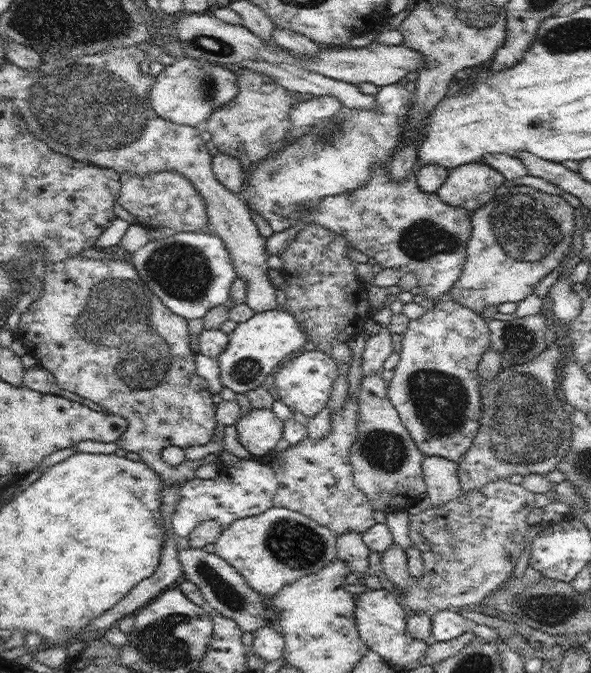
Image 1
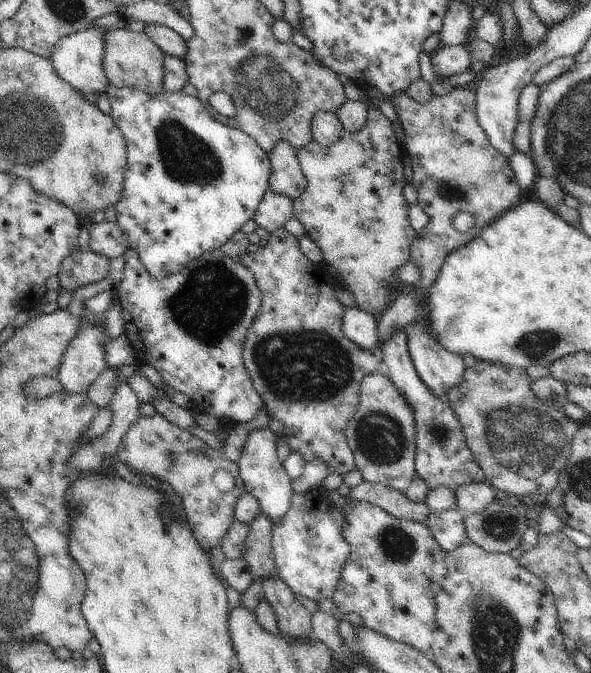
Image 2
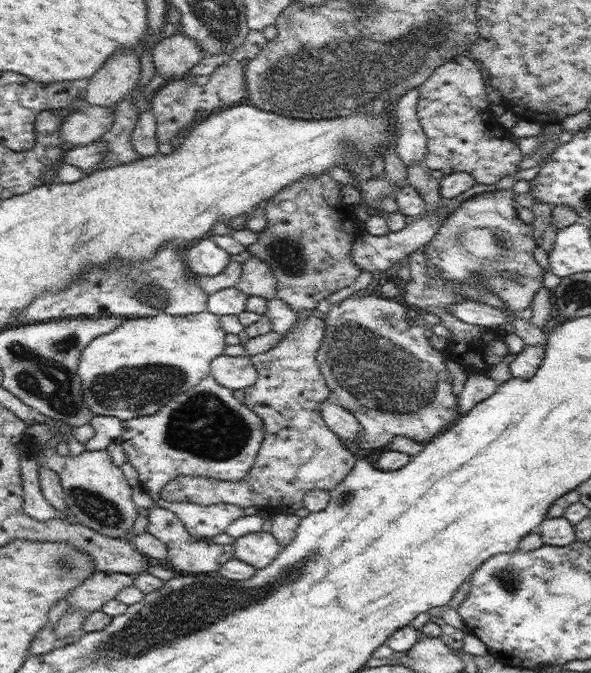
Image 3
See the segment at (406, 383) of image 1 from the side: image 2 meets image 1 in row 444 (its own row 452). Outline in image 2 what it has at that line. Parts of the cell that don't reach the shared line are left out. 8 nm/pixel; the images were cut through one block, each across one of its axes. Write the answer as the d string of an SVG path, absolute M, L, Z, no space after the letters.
M406 328L400 329L388 337L381 344L381 351L383 361L388 366L389 379L415 412L417 428L416 475L422 478L430 489L448 487L451 491L468 483L486 481L484 471L476 464L470 449L467 447L461 424L451 409L451 405L442 402L433 392L430 392L426 383L420 380L409 353Z

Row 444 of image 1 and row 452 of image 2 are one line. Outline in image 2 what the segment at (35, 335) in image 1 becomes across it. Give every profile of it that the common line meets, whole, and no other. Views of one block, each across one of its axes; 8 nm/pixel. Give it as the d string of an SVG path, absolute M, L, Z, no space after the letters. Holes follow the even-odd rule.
M156 414L153 418L140 416L133 423L119 442L117 455L124 464L137 472L156 478L163 484L163 489L173 501L181 504L187 523L200 546L209 551L220 545L225 537L230 523L234 520L237 500L245 488L240 480L237 463L226 459L224 454L218 459L206 458L202 454L206 447L206 442L192 435L189 430L184 430L180 425ZM219 468L228 470L236 480L234 488L227 493L220 491L212 481L214 472Z

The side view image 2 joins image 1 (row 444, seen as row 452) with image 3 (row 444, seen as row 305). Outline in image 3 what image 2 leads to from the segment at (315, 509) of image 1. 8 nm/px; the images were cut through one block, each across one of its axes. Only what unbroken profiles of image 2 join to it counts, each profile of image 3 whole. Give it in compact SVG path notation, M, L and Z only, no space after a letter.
M308 315L298 321L272 349L250 357L258 379L254 385L245 388L244 403L261 418L264 440L248 475L239 482L178 476L160 492L163 500L206 507L225 505L242 510L256 507L275 516L303 508L303 497L308 491L330 492L338 487L353 470L358 457L346 448L322 418L320 405L333 396L316 360L324 331L325 319Z

